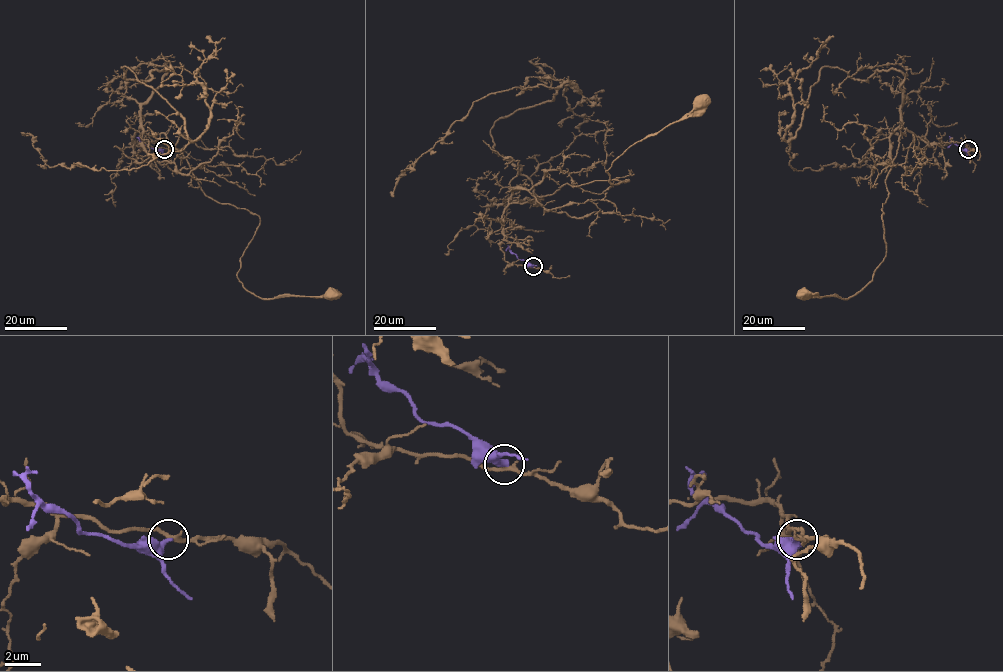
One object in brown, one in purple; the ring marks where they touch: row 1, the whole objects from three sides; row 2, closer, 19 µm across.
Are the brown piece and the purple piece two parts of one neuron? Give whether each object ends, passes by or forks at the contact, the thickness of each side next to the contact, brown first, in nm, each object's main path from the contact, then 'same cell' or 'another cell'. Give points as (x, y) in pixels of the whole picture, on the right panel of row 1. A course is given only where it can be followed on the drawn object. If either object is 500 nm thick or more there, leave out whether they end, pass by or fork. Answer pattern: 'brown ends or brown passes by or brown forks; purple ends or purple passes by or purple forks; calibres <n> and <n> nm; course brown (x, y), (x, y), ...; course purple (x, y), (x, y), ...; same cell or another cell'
brown passes by; purple ends; calibres 240 and 440 nm; course brown (969, 148), (962, 142), (926, 144), (906, 130), (885, 181), (883, 261), (872, 279), (848, 298), (803, 294); course purple (969, 149), (962, 150), (950, 140), (952, 137); another cell

